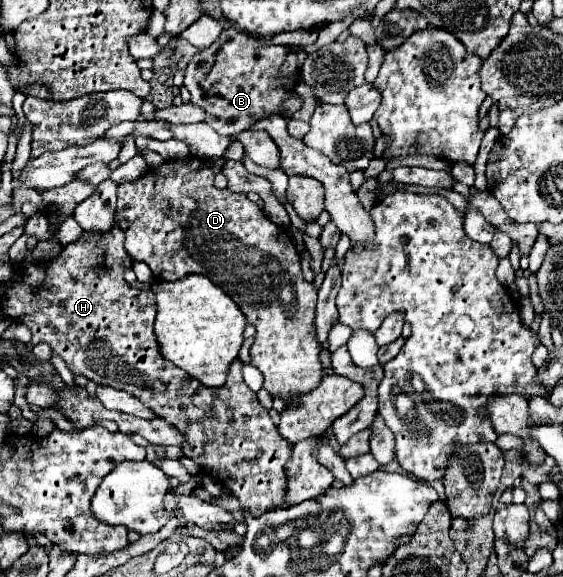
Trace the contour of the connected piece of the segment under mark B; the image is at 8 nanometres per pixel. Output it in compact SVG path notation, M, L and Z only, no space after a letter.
M235 27L223 29L219 39L209 47L193 55L185 69L185 87L191 93L191 103L205 111L205 123L209 123L217 133L233 135L247 131L253 123L269 115L281 115L283 103L295 95L295 85L301 81L297 49L285 45L273 45L269 39L255 39L245 35Z

